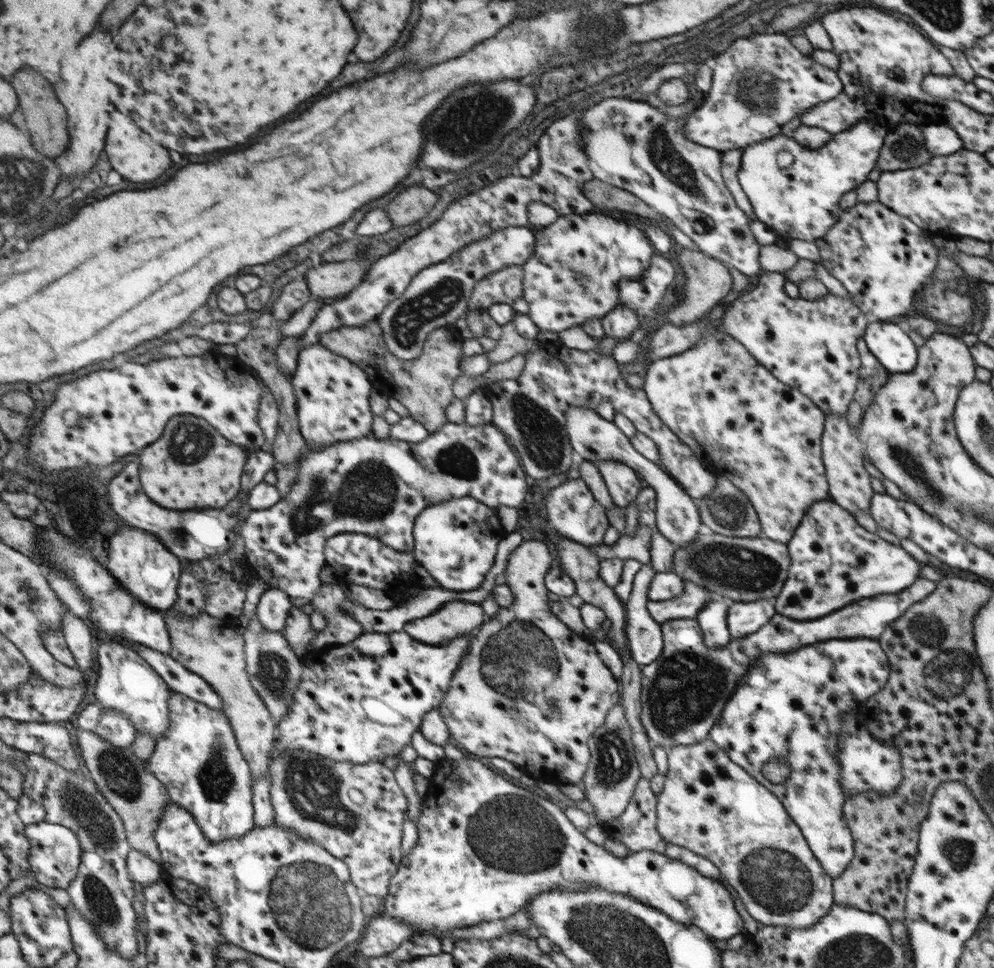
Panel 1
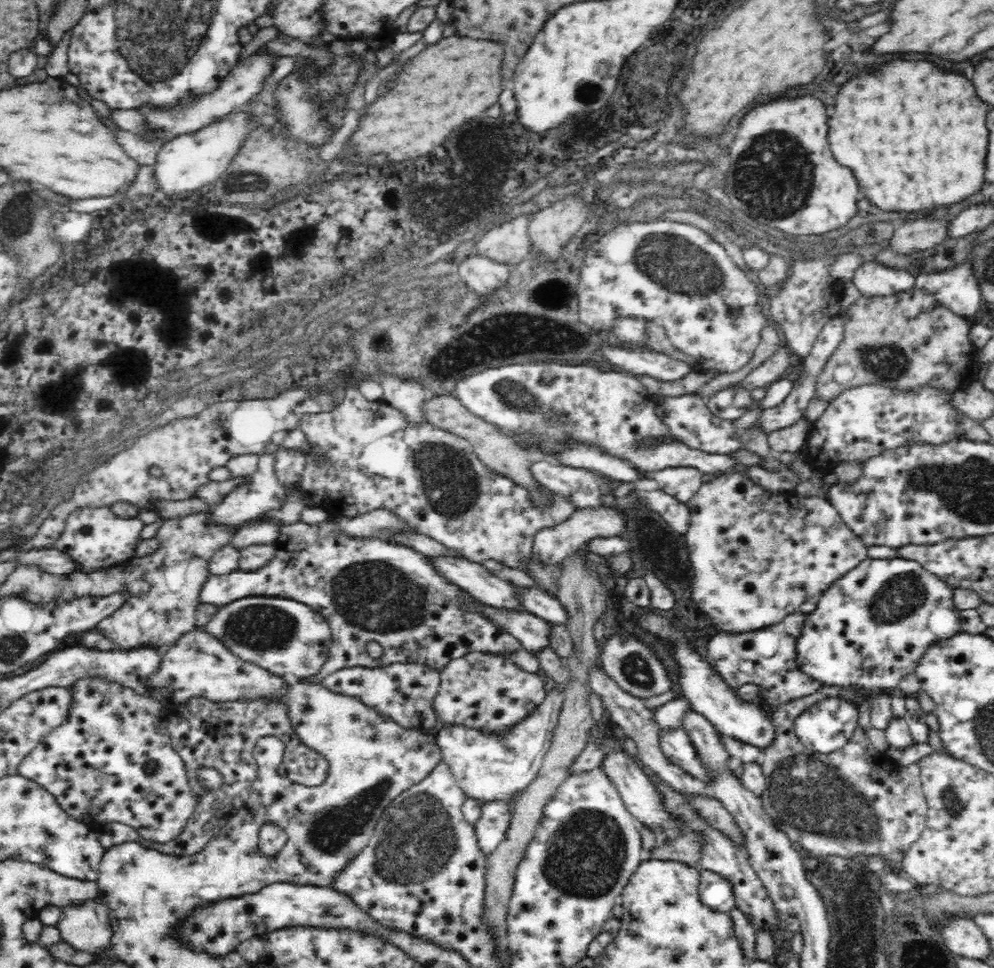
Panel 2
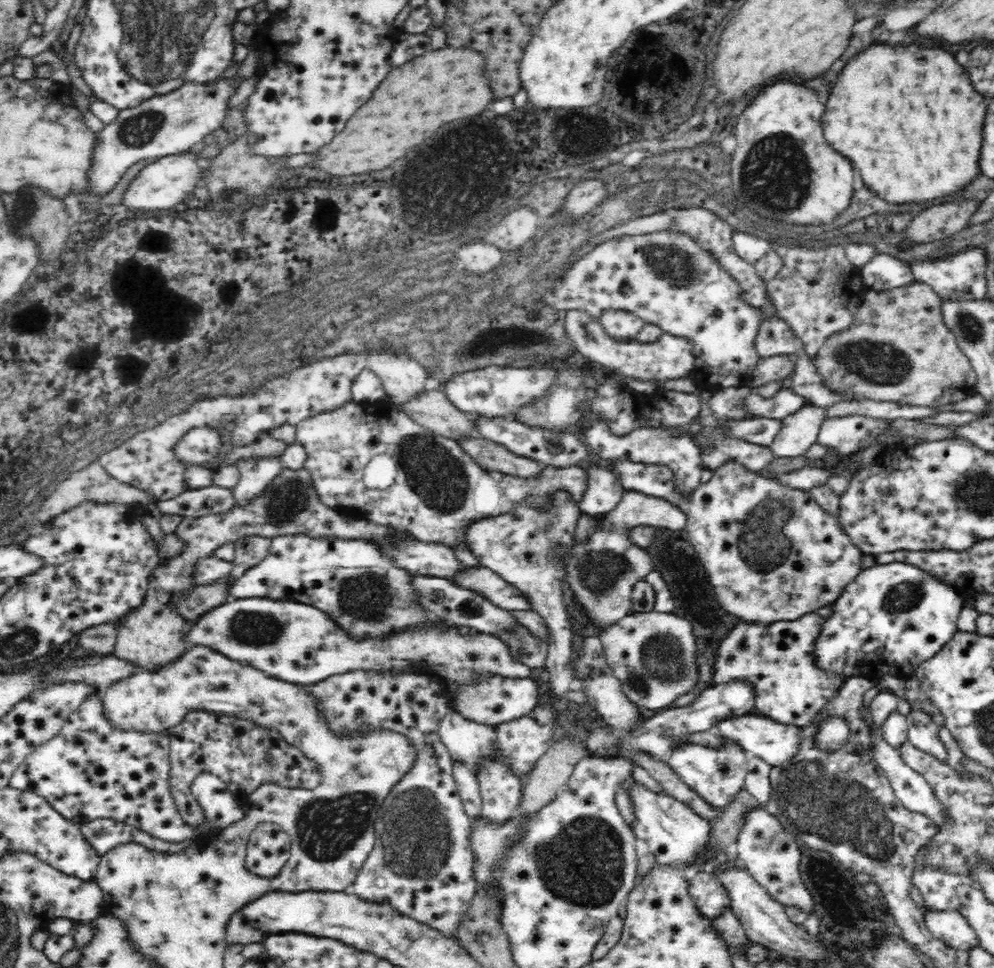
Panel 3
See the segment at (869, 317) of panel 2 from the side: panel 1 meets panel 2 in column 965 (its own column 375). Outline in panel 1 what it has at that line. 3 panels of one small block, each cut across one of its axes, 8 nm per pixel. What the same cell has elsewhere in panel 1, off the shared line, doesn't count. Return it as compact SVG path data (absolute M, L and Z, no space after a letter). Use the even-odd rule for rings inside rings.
M376 318L362 326L346 326L326 332L322 334L321 344L350 358L352 363L366 372L380 393L401 402L412 418L421 422L429 433L433 433L448 422L446 407L455 399L452 382L461 373L458 357L464 340L456 325L448 323L445 327L438 327L429 333L428 340L424 342L424 351L419 357L412 360L400 359L386 345L381 323Z

